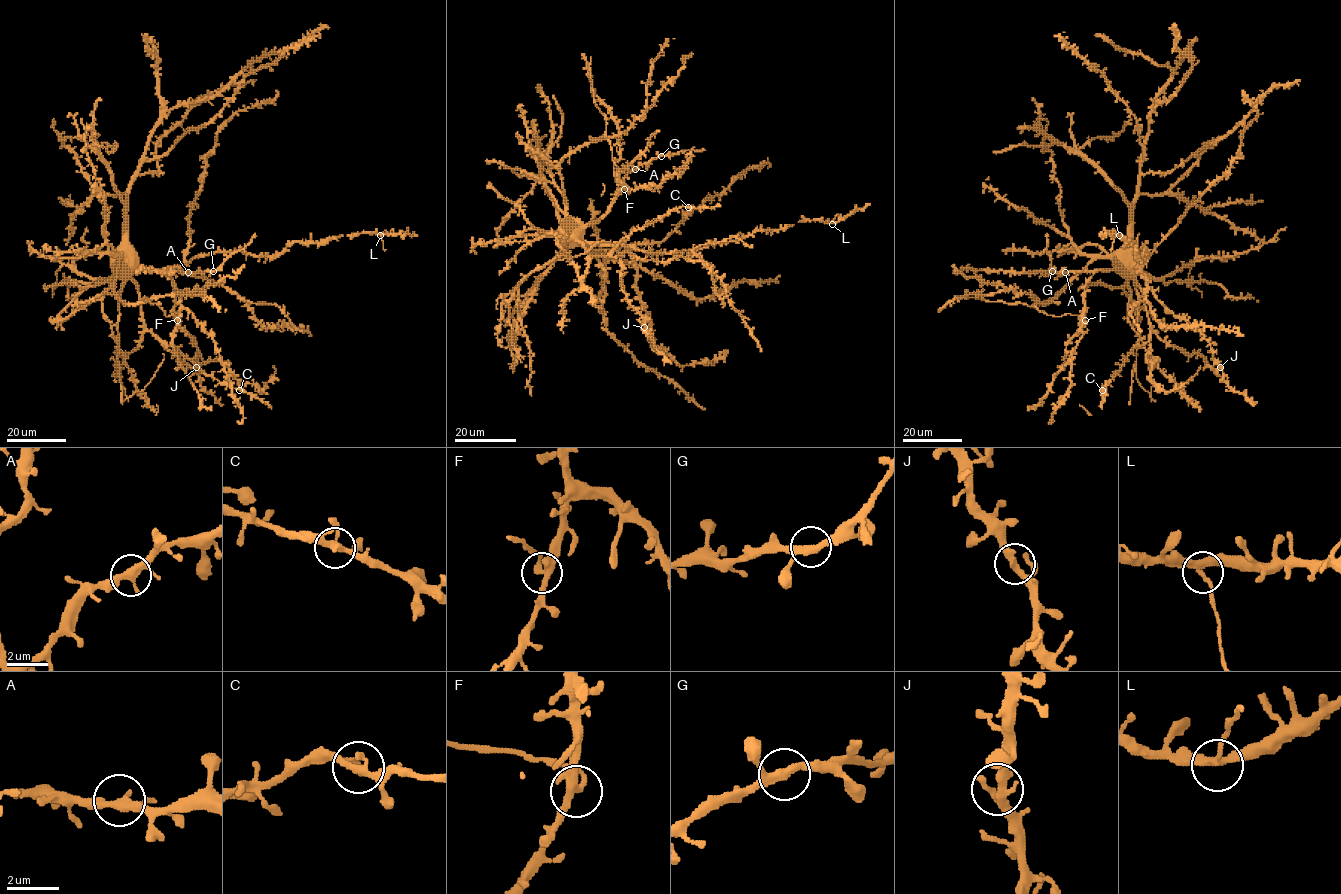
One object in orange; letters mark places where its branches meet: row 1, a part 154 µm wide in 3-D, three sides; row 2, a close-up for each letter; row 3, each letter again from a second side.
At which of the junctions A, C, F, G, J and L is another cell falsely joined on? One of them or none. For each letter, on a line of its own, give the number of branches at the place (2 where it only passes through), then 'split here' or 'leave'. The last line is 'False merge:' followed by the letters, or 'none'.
A: 3 branches meet; leave
C: 3 branches meet; leave
F: 3 branches meet; split here
G: 3 branches meet; leave
J: 3 branches meet; leave
L: 3 branches meet; leave
False merge: F

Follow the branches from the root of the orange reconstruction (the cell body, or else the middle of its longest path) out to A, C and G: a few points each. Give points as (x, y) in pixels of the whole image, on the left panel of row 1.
A: (121, 265), (130, 272), (137, 269), (188, 272)
C: (121, 265), (139, 291), (145, 326), (165, 343), (172, 344), (206, 374), (239, 390)
G: (121, 265), (130, 272), (137, 269), (191, 273), (213, 271)

